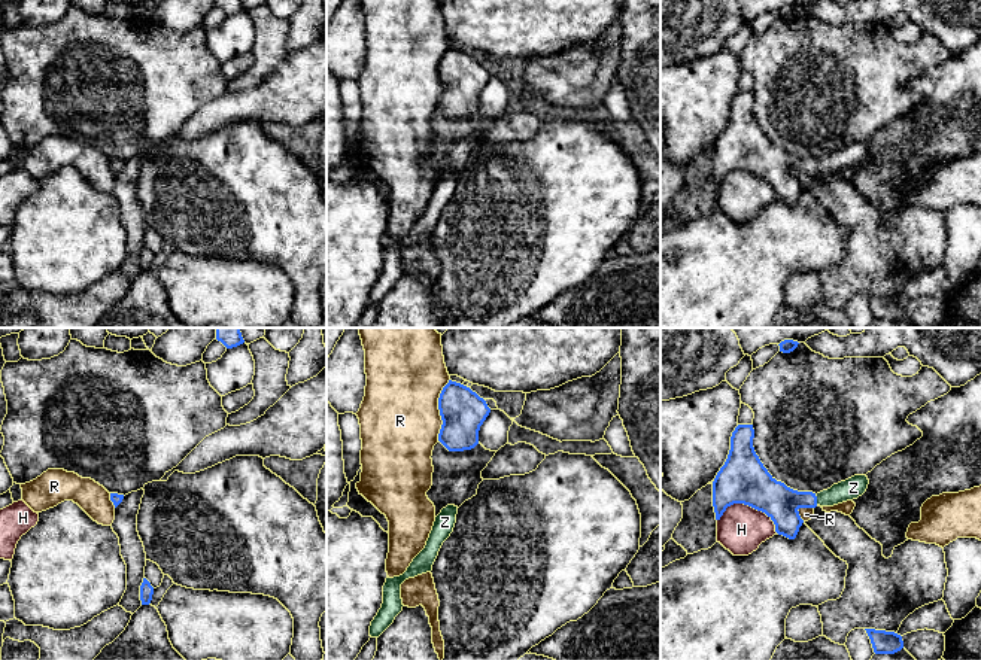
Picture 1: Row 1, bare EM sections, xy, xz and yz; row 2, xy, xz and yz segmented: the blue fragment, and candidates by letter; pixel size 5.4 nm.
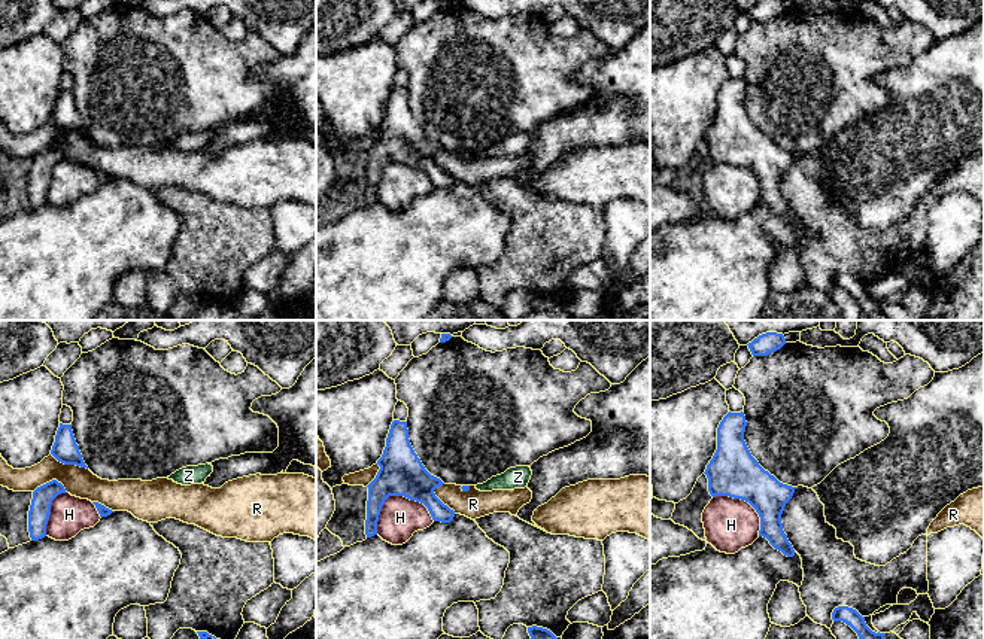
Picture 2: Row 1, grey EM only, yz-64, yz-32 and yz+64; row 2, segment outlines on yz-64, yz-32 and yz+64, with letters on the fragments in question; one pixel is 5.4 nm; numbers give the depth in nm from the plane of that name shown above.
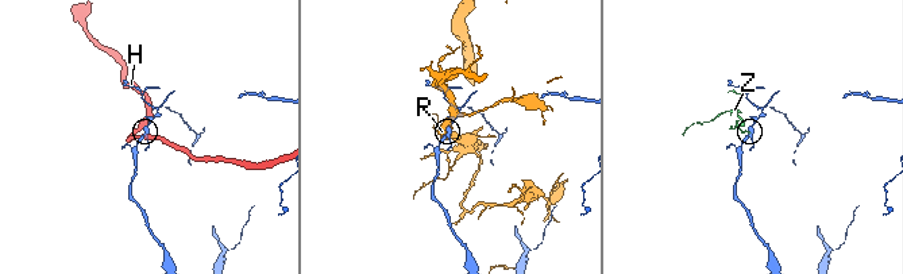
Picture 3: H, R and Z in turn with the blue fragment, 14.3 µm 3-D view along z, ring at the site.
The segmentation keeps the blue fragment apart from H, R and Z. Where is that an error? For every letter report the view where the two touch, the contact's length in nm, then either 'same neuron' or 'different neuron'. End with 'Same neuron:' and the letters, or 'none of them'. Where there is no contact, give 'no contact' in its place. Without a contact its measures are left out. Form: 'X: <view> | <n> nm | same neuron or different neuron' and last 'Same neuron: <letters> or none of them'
H: yz | 340 nm | different neuron
R: xz | 340 nm | different neuron
Z: yz | 60 nm | same neuron
Same neuron: Z

